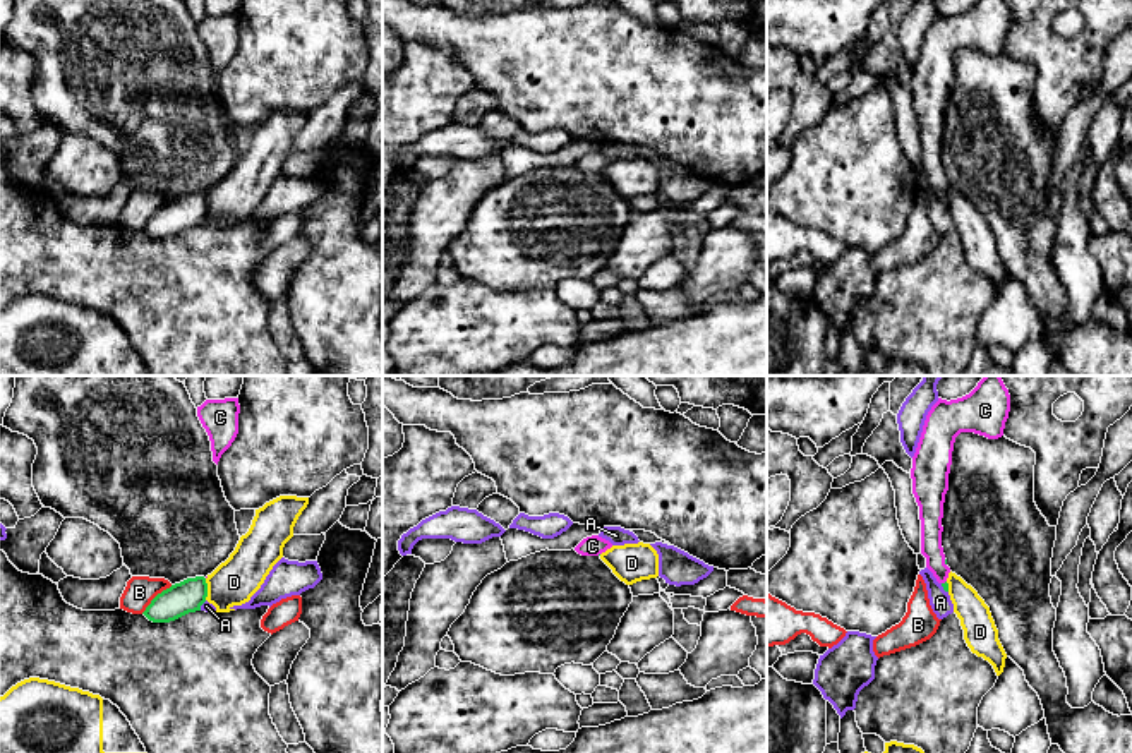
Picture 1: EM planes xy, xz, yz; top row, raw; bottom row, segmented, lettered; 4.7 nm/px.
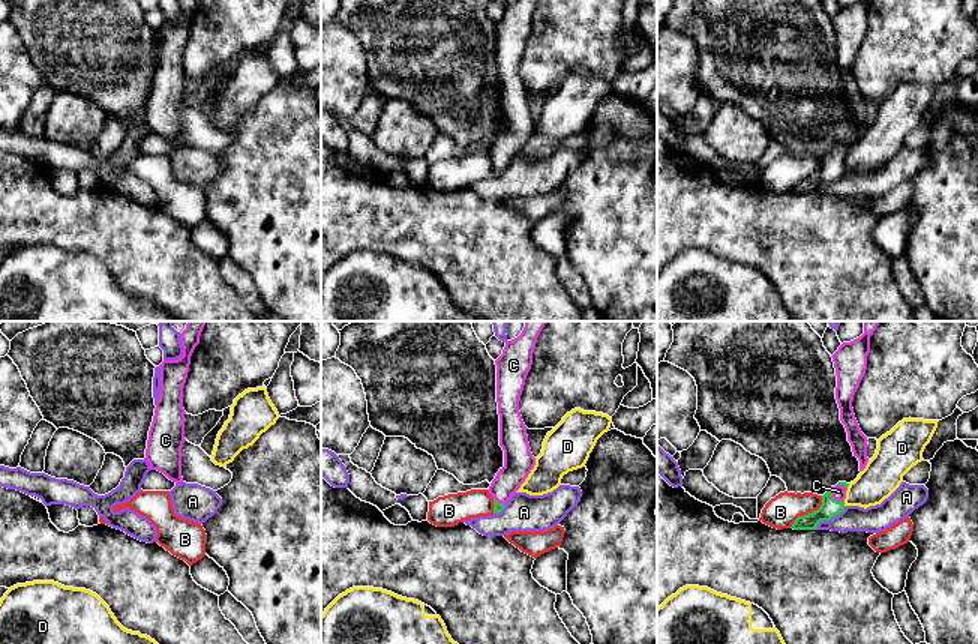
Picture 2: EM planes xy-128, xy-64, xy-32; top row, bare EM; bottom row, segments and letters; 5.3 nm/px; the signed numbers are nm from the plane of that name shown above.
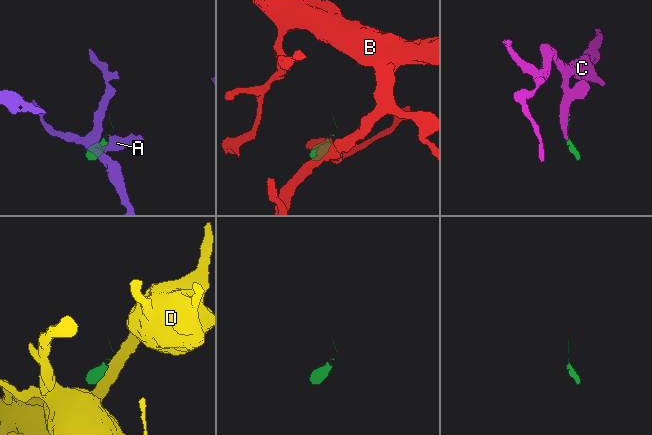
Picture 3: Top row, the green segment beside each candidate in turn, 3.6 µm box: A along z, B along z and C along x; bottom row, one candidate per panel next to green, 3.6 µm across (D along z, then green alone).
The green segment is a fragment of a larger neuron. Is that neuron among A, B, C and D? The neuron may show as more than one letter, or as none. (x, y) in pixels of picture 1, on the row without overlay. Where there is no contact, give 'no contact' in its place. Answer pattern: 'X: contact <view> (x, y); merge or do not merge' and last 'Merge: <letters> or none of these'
A: contact yz (944, 204); do not merge
B: contact xy (155, 213); do not merge
C: contact yz (945, 179); merge
D: contact xy (206, 204); do not merge
Merge: C

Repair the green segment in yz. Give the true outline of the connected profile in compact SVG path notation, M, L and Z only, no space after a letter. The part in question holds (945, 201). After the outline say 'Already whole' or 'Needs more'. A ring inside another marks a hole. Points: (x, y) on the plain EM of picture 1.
M978 0L962 14L950 17L938 14L926 31L912 72L911 94L919 122L921 170L945 208L950 184L942 163L942 134L955 53L960 48L974 48L998 55L1003 51L1009 27L1010 10L1005 0Z. Needs more

